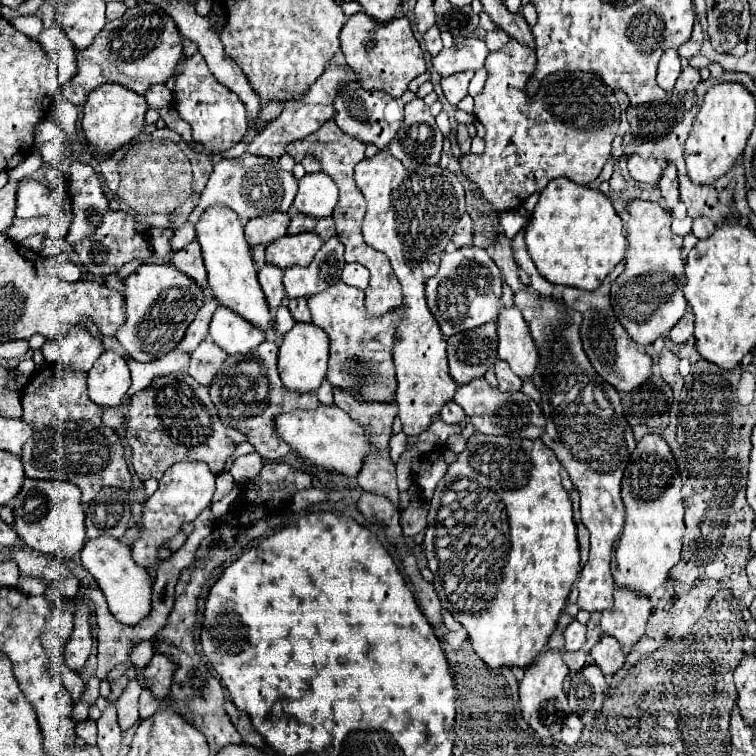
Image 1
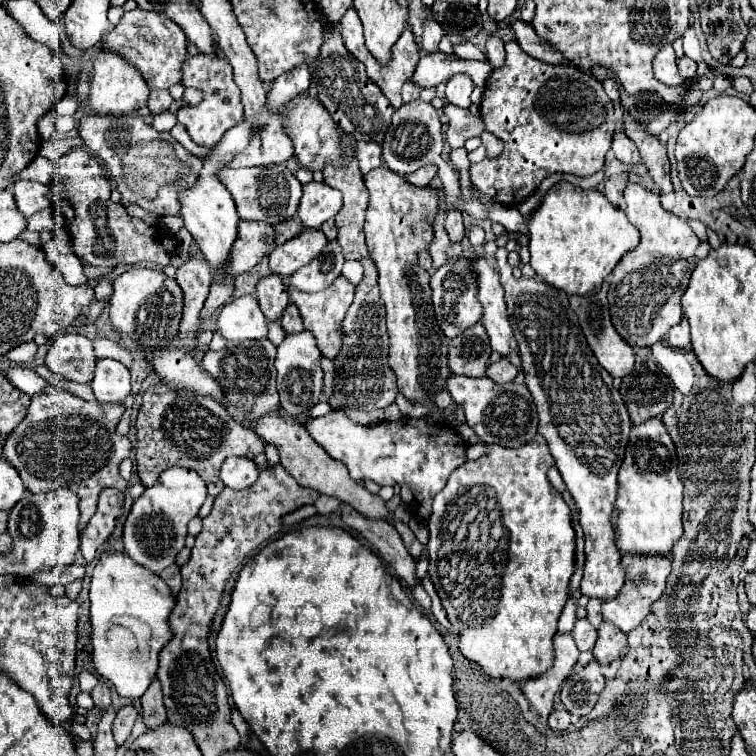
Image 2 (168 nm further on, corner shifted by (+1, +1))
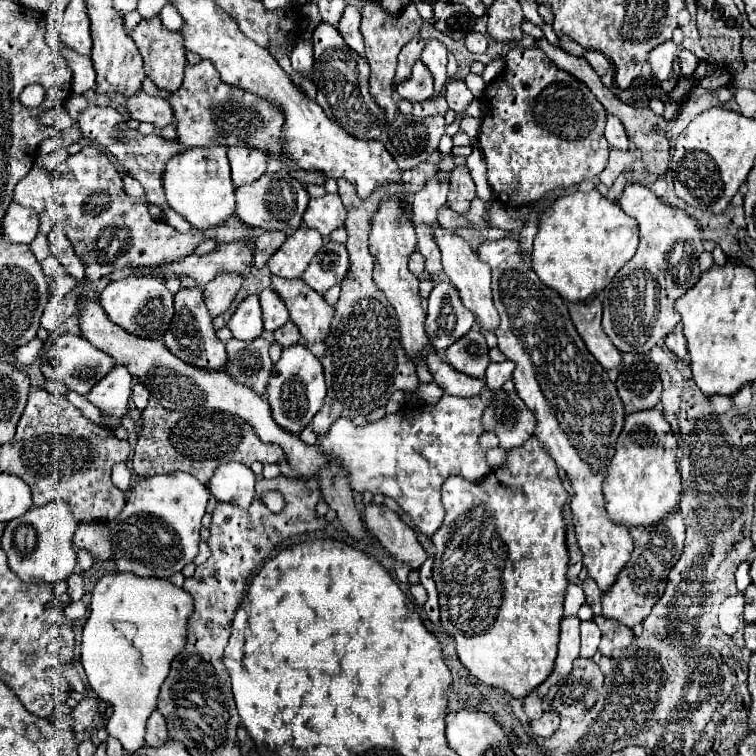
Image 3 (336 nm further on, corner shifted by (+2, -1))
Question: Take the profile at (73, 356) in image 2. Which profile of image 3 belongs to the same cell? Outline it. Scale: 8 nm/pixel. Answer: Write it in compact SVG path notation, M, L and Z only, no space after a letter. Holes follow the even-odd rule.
M59 335L48 349L47 363L41 366L41 371L46 379L59 381L67 389L77 391L79 395L87 395L91 387L111 371L113 365L115 361L103 351L99 351L97 347L93 347L85 337Z

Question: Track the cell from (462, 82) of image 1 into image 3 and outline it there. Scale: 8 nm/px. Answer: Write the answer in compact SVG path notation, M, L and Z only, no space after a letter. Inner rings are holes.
M451 79L445 87L445 97L447 97L447 103L449 107L457 113L457 111L463 111L471 101L473 101L473 93L467 89L465 81L461 79Z

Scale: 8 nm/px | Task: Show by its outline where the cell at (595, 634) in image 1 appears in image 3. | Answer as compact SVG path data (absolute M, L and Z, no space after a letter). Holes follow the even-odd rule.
M585 579L583 581L583 591L585 591L585 597L587 597L587 605L593 609L593 615L601 615L601 591L599 587L593 583L593 579Z

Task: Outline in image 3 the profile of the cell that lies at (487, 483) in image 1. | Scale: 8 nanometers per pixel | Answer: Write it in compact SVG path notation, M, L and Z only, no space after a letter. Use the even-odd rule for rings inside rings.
M529 437L521 447L509 449L507 455L509 459L481 481L467 481L461 477L445 479L441 489L445 519L431 537L435 545L433 579L439 591L441 625L455 639L461 663L481 683L505 689L509 695L523 699L527 693L535 691L555 667L563 595L569 585L569 555L563 519L567 491L557 477L555 461L549 459L549 453L535 437ZM513 457L521 457L523 461L521 475L511 487L493 489L495 483L501 483L499 475L509 471L509 461Z

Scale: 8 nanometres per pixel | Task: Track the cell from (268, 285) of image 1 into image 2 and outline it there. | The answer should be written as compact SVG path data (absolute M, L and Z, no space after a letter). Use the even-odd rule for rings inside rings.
M268 275L260 279L256 287L260 309L268 321L278 321L288 307L288 287L280 275Z

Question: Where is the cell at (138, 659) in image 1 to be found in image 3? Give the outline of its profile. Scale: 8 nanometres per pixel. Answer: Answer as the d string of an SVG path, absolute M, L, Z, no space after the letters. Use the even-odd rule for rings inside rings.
M109 573L109 575L103 575L97 583L95 583L95 589L93 589L93 599L91 599L91 615L83 627L83 641L81 641L81 663L85 667L85 673L87 673L87 681L91 685L91 689L105 701L109 701L113 705L113 715L109 717L107 721L107 733L115 739L121 741L123 749L125 751L137 751L141 745L143 745L143 735L145 735L145 723L151 715L151 711L155 709L157 705L157 695L159 695L159 687L163 685L163 681L167 679L169 675L169 667L171 667L171 661L173 657L177 655L177 651L181 651L181 647L185 645L185 625L187 625L187 619L193 611L193 599L189 593L185 593L181 587L175 587L173 583L169 583L167 579L155 579L155 577L137 577L133 573Z

